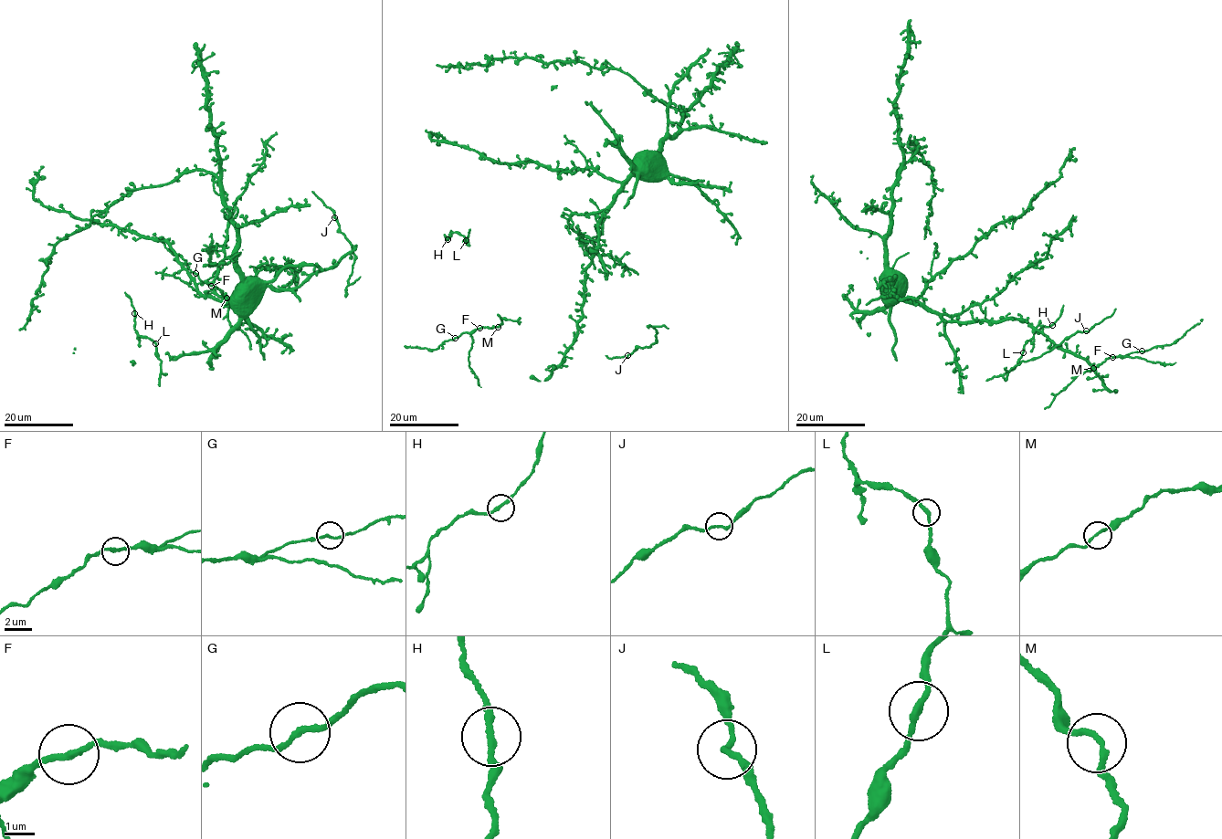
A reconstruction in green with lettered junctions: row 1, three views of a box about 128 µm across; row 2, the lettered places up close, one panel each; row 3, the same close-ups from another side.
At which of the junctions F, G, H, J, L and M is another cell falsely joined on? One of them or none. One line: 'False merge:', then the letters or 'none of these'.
False merge: none of these

